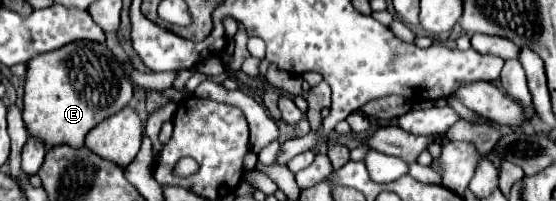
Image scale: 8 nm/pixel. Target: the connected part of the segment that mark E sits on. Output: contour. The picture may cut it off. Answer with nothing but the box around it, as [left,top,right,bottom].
[23,41,133,149]

